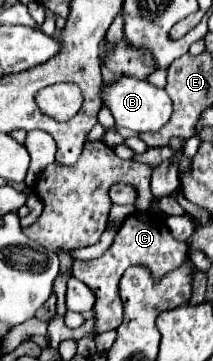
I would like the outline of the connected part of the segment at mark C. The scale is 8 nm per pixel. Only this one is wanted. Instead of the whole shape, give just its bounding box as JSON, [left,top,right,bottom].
[72,211,188,333]

